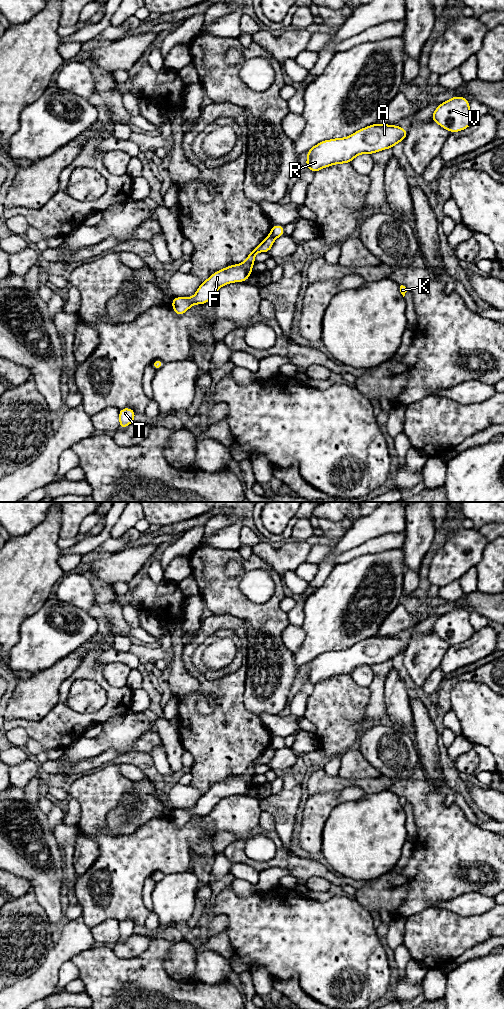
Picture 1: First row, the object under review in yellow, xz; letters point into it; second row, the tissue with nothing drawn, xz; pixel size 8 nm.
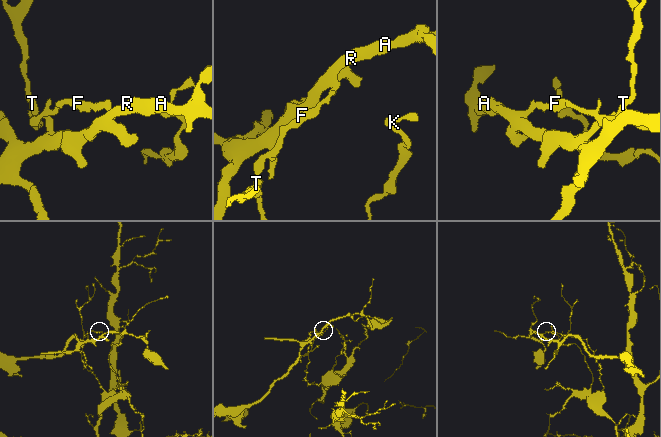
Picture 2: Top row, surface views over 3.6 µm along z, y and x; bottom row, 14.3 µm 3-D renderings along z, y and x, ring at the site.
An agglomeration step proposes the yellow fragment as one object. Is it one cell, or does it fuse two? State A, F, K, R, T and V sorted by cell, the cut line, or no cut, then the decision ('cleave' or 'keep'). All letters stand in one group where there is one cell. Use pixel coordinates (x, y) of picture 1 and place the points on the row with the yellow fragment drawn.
A R V / F K T | xz (270, 234), (274, 238) | cleave

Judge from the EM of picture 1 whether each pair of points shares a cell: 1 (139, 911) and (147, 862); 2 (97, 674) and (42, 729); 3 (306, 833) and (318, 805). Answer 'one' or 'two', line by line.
1: one
2: one
3: one

